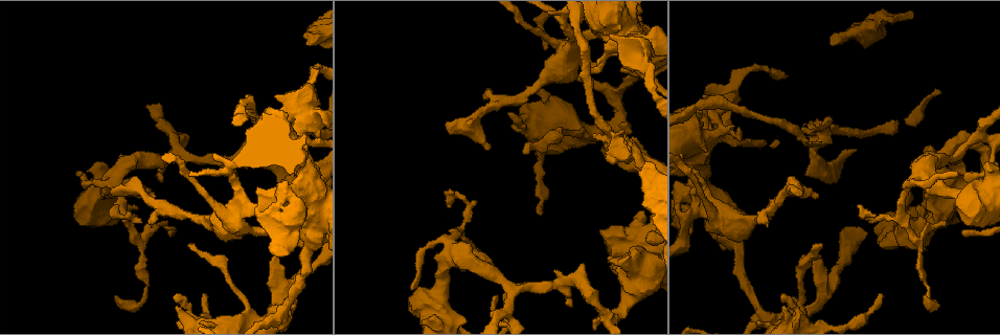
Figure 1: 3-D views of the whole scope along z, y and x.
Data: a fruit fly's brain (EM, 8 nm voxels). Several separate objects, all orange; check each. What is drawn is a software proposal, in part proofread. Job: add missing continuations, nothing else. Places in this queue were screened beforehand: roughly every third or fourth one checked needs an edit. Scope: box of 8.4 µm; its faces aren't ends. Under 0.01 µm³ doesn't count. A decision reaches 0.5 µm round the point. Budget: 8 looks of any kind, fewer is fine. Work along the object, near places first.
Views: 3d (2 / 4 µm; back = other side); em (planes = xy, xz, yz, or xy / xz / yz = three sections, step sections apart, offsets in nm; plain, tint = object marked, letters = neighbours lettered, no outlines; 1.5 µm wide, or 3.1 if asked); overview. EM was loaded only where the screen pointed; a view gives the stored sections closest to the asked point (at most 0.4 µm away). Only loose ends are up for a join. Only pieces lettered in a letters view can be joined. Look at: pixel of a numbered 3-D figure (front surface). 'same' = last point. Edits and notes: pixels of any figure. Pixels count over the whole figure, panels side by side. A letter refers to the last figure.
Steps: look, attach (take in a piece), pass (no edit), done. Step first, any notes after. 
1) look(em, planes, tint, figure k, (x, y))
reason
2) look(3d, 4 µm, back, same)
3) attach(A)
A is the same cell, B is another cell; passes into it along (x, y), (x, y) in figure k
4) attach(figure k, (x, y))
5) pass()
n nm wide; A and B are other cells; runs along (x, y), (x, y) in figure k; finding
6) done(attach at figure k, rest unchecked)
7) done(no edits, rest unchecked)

look(em, planes, letters, figure 1, (308, 44))
free end

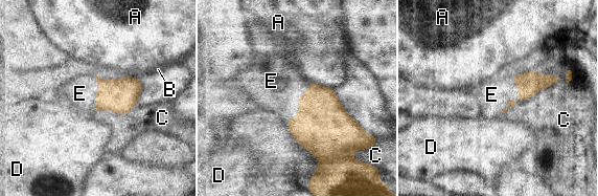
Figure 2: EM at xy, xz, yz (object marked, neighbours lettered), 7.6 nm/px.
attach(figure 2, (491, 94))
E is the same cell, A, B, C and D are other cells; passes into it along (528, 84), (519, 99), (491, 94) in figure 2; it goes on there

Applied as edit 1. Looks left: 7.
look(3d, 4 µm, back, figure 1, (237, 174))
branch stops here

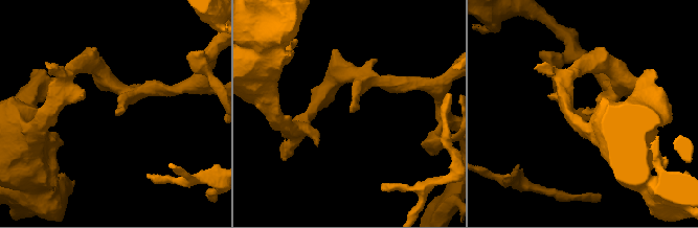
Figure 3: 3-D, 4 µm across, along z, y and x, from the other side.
look(em, yz, step 8, tint, figure 3, (117, 111))

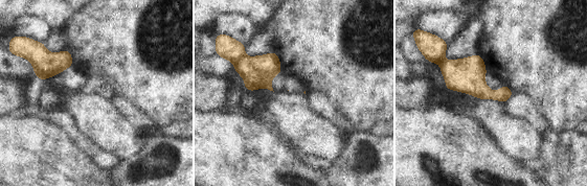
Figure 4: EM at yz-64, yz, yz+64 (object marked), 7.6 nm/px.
look(em, planes, letters, same)

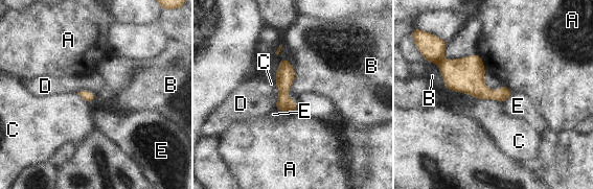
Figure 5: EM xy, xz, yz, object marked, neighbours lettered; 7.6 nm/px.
pass()
A, B, C, D and E are other cells; border along (477, 53), (461, 58), (441, 58) in figure 5; none of them fits

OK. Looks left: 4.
look(3d, 4 µm, figure 1, (768, 225))
free end

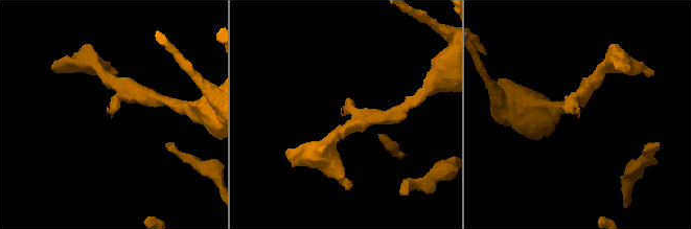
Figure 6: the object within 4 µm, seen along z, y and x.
look(em, planes, letters, figure 6, (579, 115))
arms of 220, 260 nm; now the EM

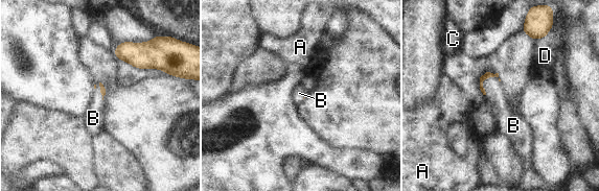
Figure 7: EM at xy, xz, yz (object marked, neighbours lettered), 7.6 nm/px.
attach(figure 7, (494, 94))
B is the same cell, A, C and D are other cells; passes into it along (487, 74), (483, 80), (494, 94) in figure 7; it goes on there

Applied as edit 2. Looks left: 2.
done(attach at figure 2, attach at figure 7, rest unchecked)

